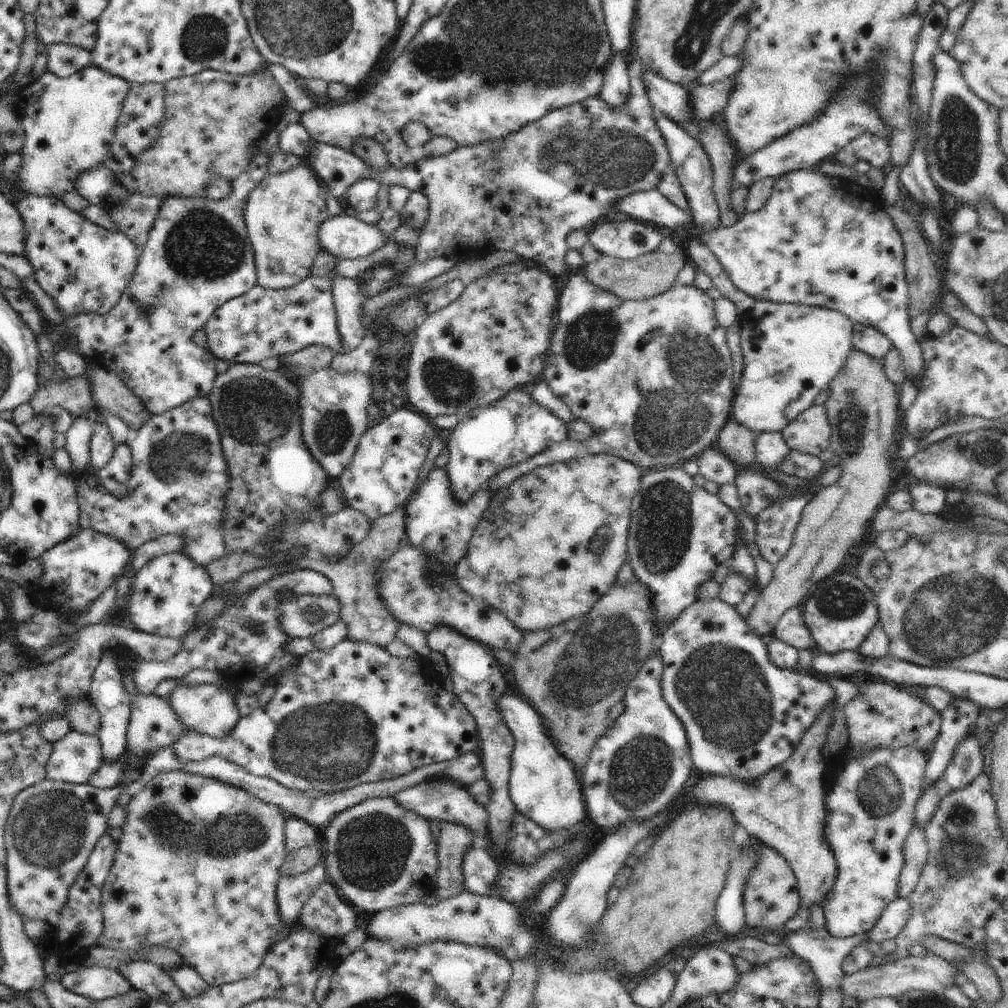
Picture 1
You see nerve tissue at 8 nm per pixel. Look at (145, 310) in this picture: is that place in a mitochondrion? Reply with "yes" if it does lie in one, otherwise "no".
no

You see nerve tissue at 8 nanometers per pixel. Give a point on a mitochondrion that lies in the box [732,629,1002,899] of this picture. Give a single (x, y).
(962, 851)

